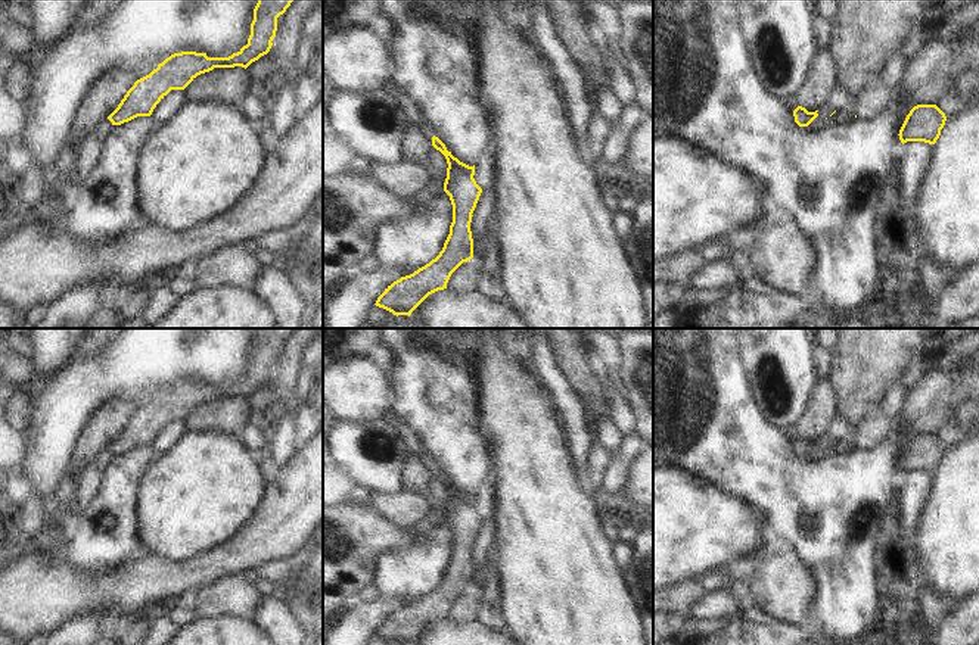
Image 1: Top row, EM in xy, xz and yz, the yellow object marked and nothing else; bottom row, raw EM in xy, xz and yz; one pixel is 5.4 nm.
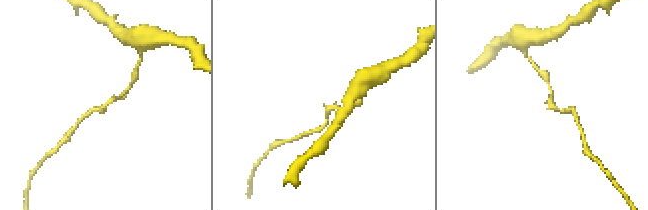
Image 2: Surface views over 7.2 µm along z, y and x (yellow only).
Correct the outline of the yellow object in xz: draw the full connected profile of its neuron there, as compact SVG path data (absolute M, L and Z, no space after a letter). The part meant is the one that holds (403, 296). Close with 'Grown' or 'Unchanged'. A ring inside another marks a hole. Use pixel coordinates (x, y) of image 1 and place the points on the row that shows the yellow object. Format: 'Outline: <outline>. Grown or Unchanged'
Outline: M435 135L432 146L445 156L448 163L444 191L453 205L453 222L439 255L413 274L394 281L377 297L374 305L397 317L410 317L429 295L447 289L451 274L473 258L470 222L482 193L473 178L475 165L469 166L460 162Z. Unchanged.

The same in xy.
Outline: M258 0L254 9L248 44L229 57L208 57L206 53L174 53L149 75L137 80L118 108L108 116L112 125L121 125L137 116L150 116L156 105L171 91L184 90L198 75L214 68L248 68L267 54L277 31L277 18L293 0Z. Unchanged.

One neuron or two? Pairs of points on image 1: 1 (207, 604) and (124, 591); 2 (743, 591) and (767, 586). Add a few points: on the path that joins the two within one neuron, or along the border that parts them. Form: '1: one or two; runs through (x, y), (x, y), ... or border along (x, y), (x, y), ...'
1: two; border along (232, 576), (223, 576), (199, 589)
2: two; border along (748, 582), (752, 592)

